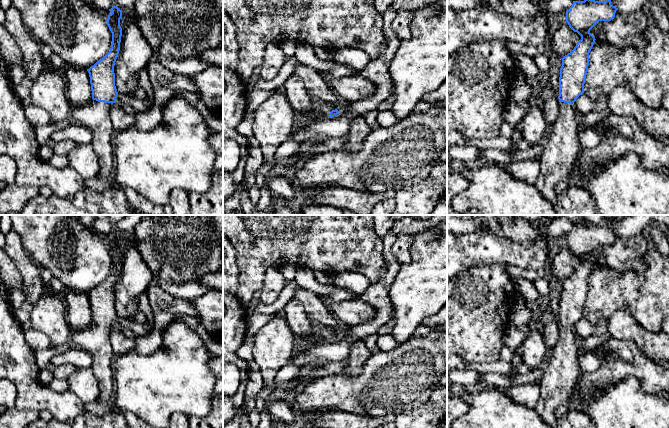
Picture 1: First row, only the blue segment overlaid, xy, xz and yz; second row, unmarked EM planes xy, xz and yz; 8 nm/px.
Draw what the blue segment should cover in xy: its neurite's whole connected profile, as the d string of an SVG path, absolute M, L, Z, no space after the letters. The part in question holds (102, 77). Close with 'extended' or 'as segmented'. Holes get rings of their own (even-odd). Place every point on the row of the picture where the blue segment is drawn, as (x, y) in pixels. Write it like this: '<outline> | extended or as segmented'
M113 6L109 9L107 25L112 33L110 51L87 69L90 77L92 100L83 106L74 107L70 118L73 122L87 127L93 135L91 145L99 159L100 180L112 179L115 159L113 154L114 128L110 120L110 109L116 102L118 92L115 86L114 66L120 51L122 11Z | extended

